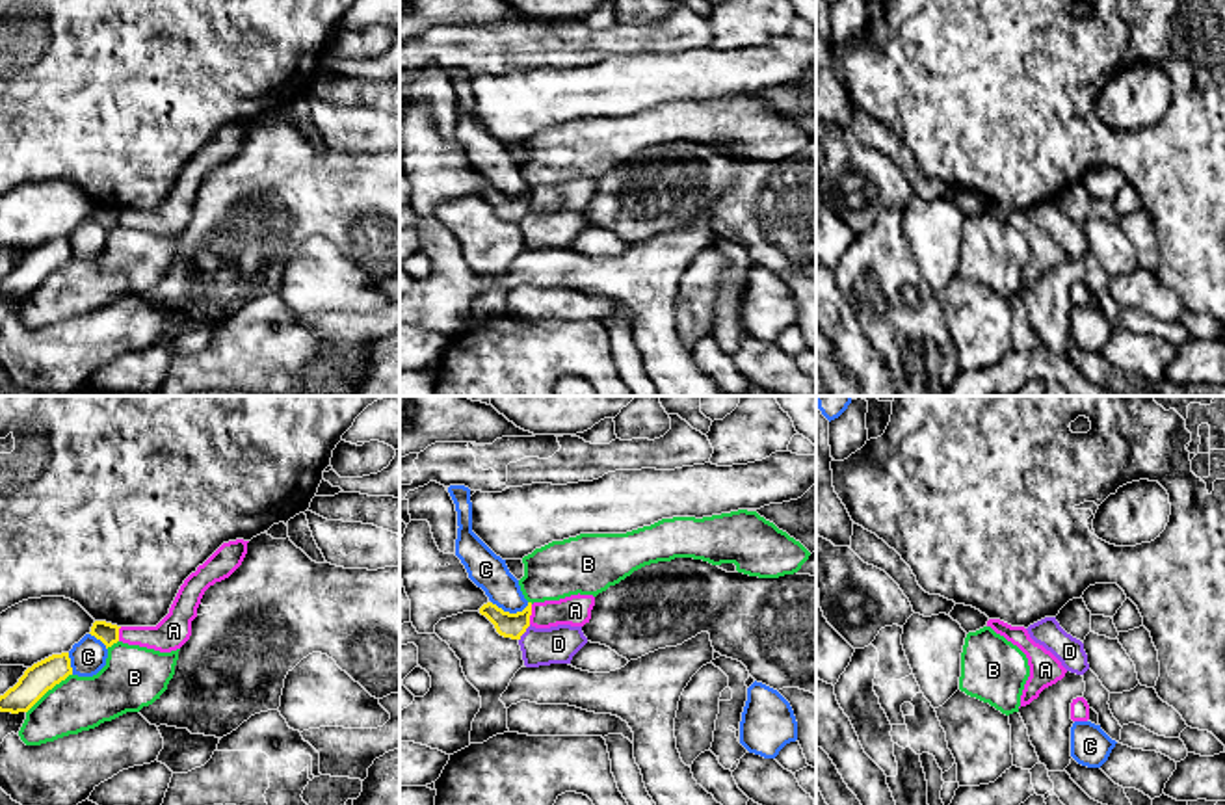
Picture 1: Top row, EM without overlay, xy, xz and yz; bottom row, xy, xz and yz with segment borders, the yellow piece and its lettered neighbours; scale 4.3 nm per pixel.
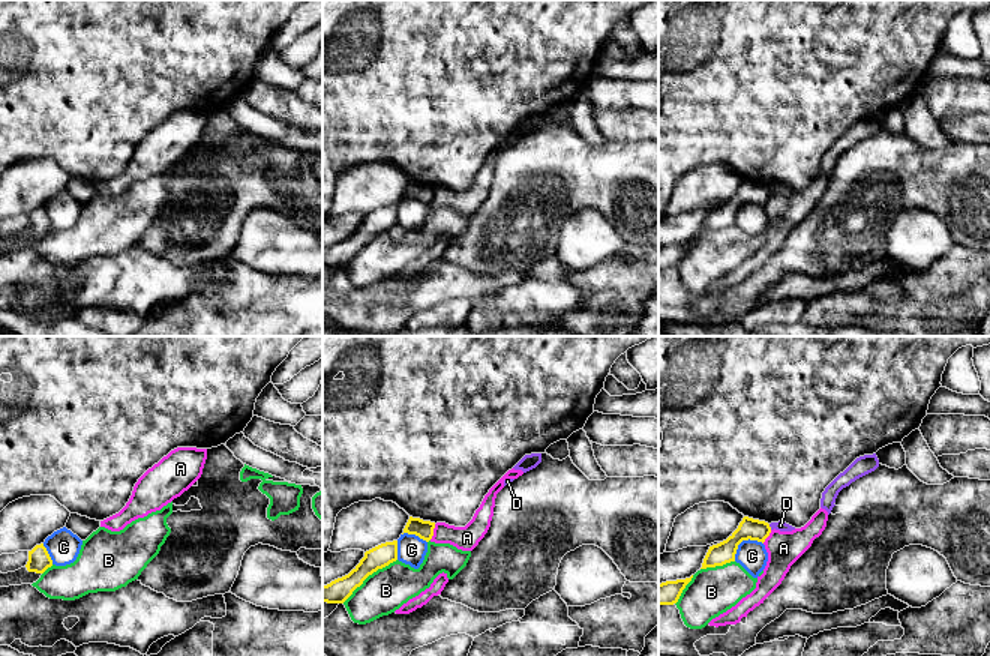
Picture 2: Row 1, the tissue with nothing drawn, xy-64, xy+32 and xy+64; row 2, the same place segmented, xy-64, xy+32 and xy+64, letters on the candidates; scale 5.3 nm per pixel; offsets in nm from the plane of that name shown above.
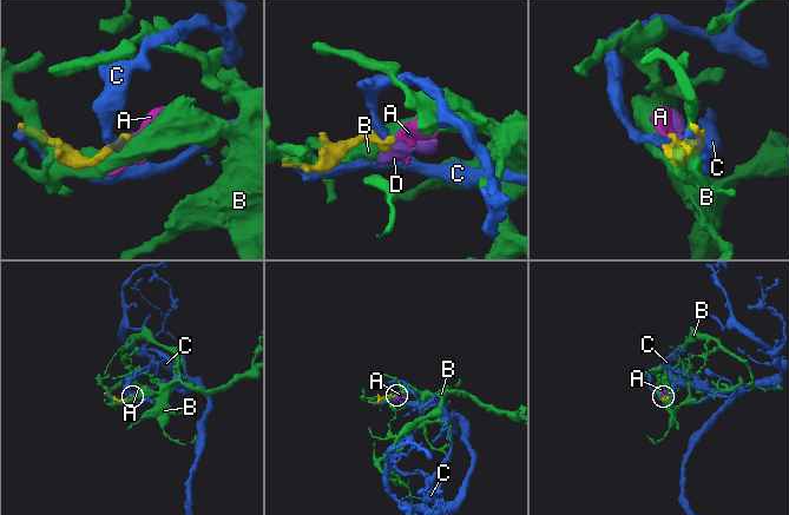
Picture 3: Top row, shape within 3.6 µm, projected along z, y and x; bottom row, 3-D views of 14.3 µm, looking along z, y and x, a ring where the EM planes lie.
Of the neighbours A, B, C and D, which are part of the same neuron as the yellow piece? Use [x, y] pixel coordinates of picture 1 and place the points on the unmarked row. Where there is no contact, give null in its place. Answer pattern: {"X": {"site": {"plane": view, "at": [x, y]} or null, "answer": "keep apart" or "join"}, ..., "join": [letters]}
{"A": {"site": {"plane": "xz", "at": [530, 197]}, "answer": "keep apart"}, "B": {"site": {"plane": "xy", "at": [49, 272]}, "answer": "keep apart"}, "C": {"site": {"plane": "xz", "at": [508, 196]}, "answer": "keep apart"}, "D": {"site": {"plane": "xz", "at": [525, 214]}, "answer": "join"}, "join": ["D"]}

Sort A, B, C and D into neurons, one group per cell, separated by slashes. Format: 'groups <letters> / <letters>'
groups A / B / C / D

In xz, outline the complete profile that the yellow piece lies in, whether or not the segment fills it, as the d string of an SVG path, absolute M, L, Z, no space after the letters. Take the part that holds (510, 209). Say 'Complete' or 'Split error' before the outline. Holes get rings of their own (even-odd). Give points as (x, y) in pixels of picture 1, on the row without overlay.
Split error. M487 186L480 191L480 197L494 208L500 219L519 225L526 251L571 247L573 240L587 227L582 210L532 210L532 186L517 197L504 195L496 188Z

